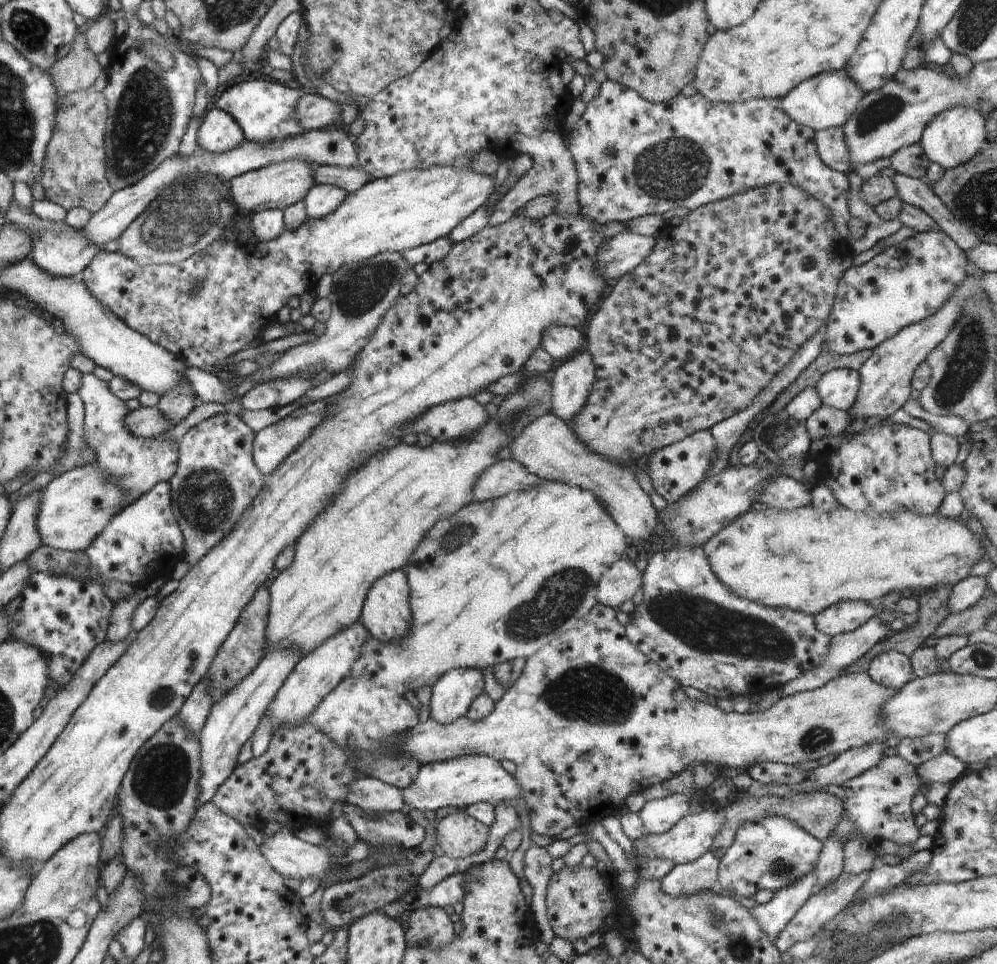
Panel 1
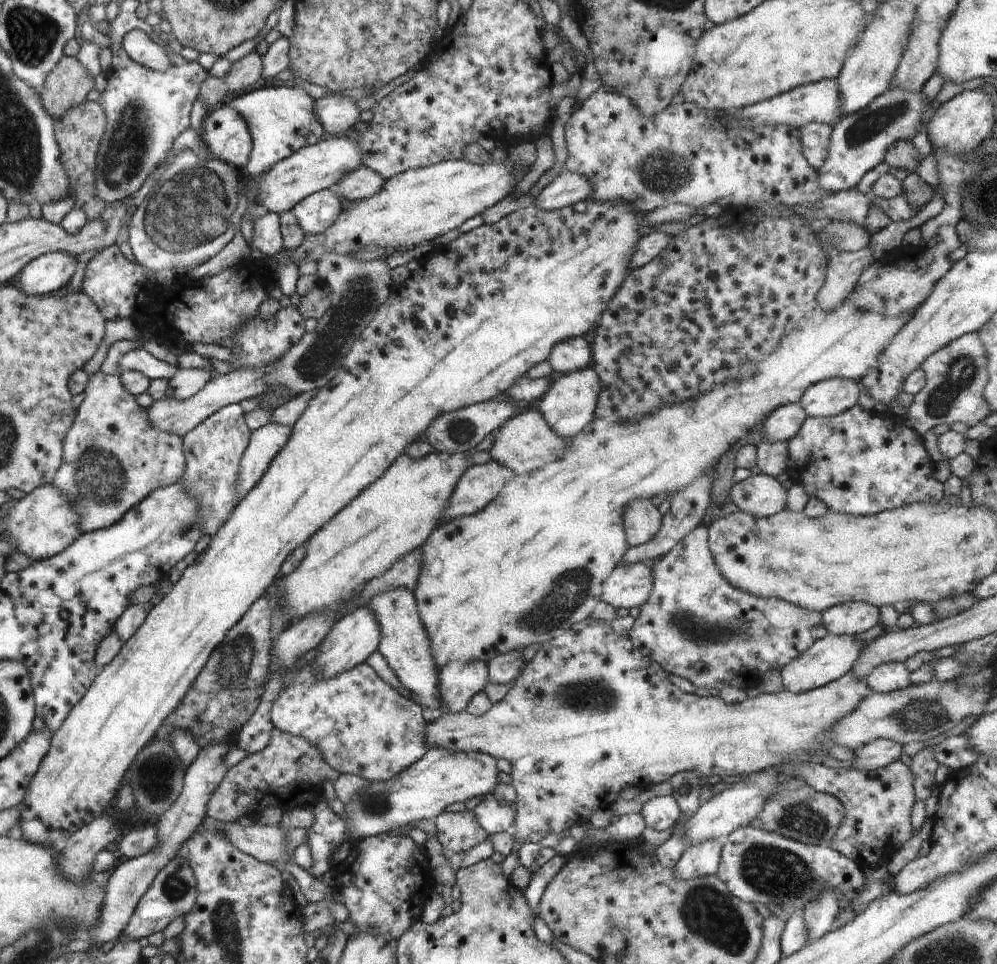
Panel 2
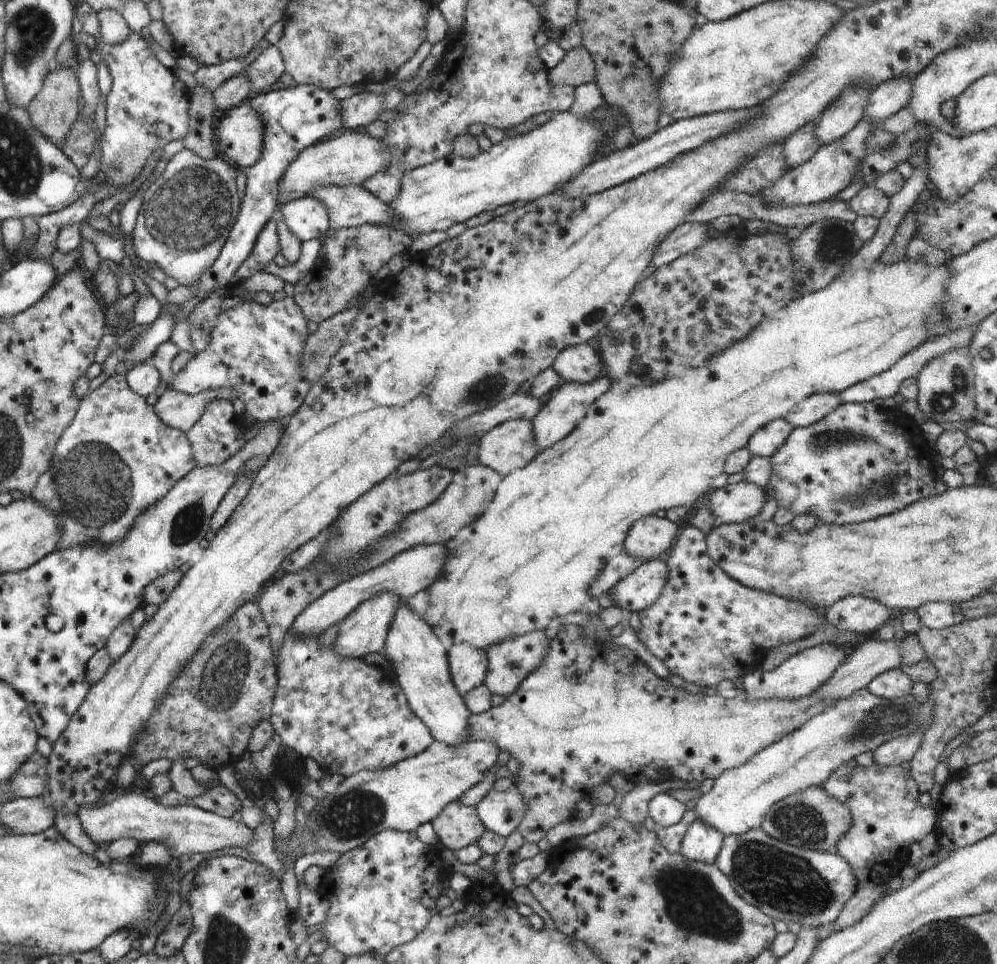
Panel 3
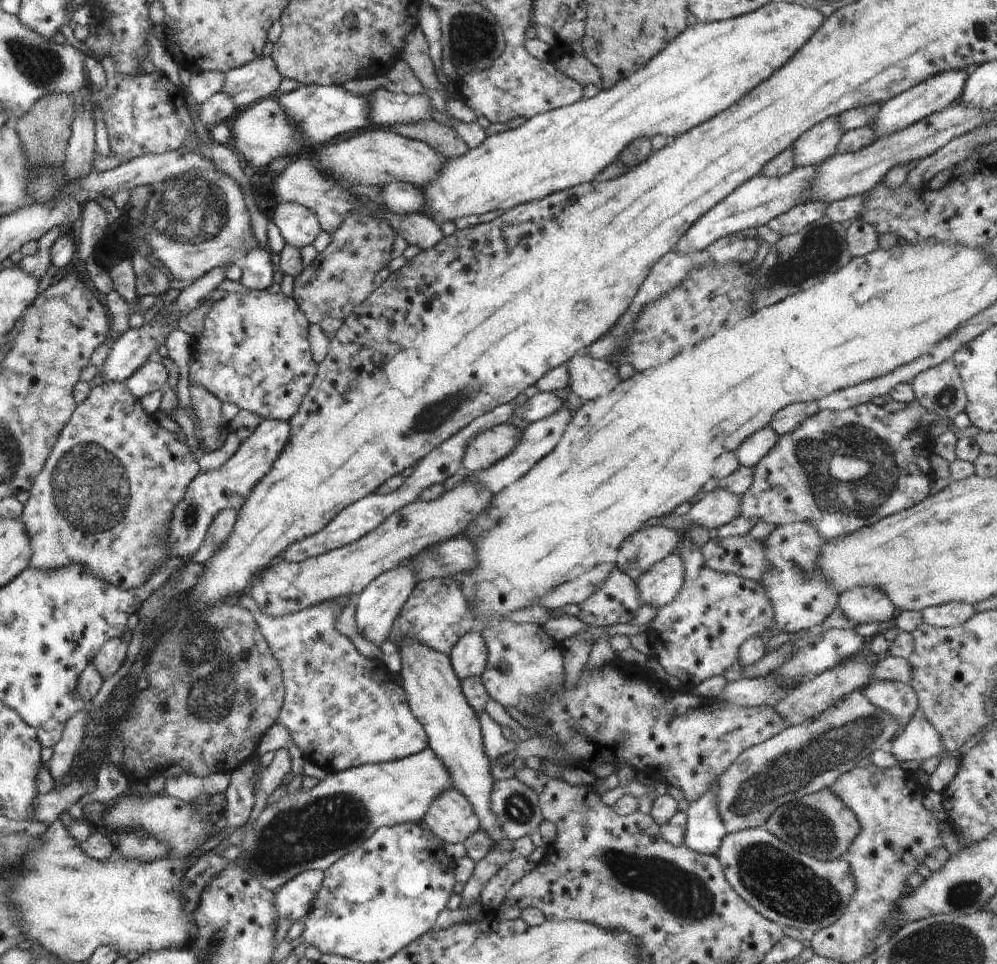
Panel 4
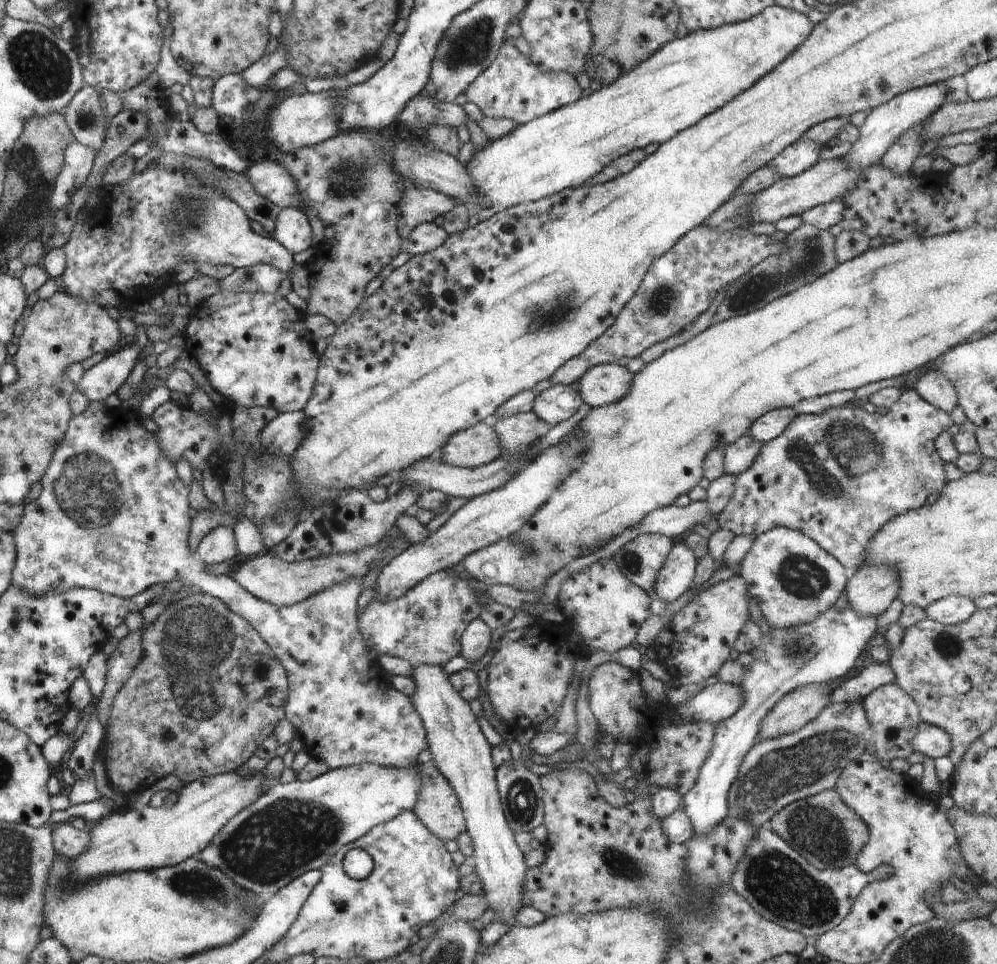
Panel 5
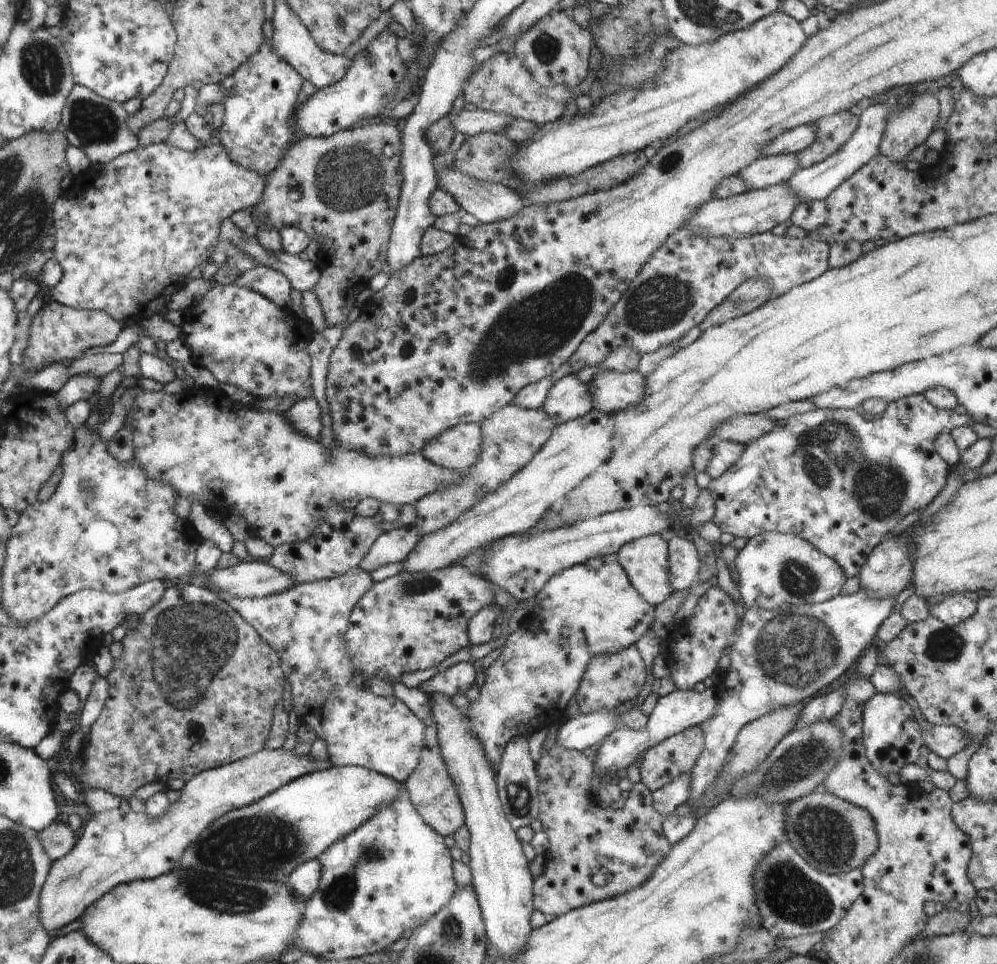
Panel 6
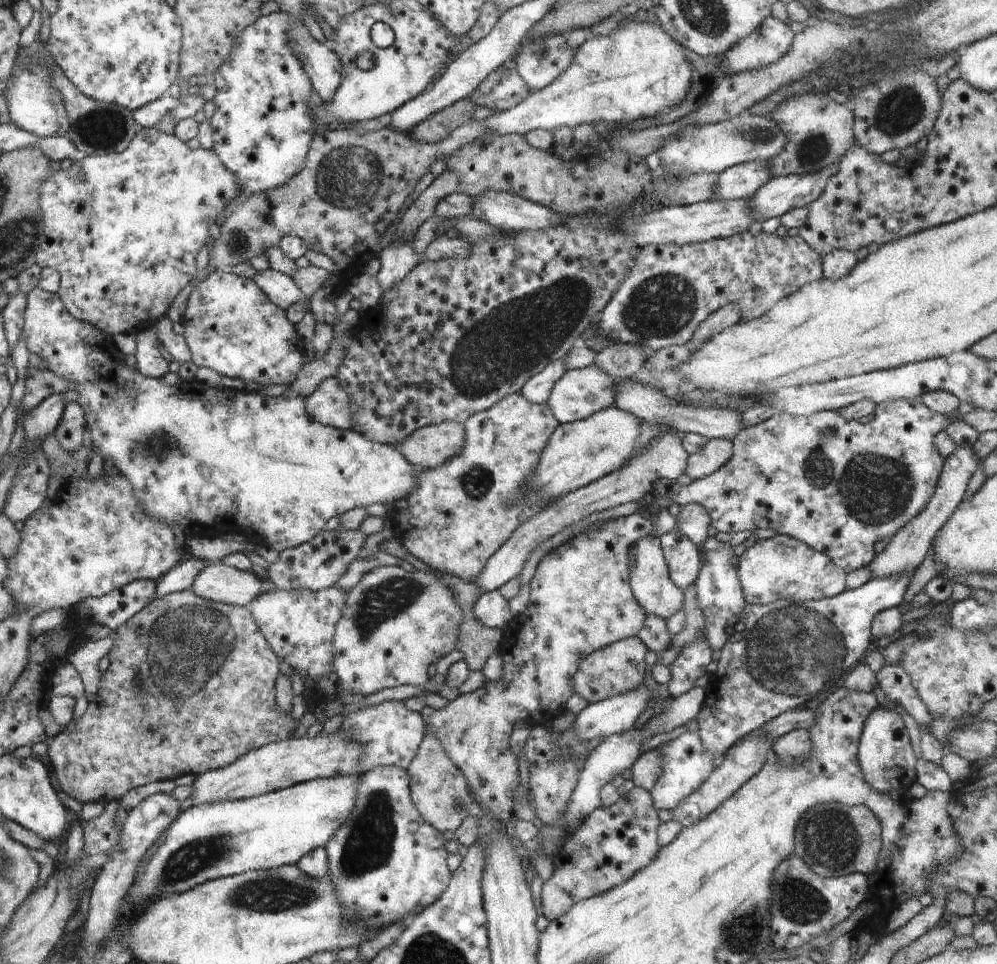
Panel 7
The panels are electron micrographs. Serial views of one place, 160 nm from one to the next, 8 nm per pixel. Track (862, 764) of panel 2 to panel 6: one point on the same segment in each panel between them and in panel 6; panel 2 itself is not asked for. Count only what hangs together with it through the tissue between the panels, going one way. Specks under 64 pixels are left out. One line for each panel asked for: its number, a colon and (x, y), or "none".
3: (893, 752)
4: (919, 740)
5: (932, 741)
6: (944, 740)

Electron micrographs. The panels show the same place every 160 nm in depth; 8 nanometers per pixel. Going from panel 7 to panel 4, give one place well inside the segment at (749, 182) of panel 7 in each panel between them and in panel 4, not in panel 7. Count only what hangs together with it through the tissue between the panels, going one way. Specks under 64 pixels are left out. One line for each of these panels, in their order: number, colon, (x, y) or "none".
4: (820, 142)
5: (804, 153)
6: (769, 170)

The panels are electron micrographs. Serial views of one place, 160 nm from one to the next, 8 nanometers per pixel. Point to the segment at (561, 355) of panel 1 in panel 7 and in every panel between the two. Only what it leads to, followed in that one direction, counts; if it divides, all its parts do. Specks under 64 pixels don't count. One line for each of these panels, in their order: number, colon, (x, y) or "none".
2: (568, 355)
3: (581, 363)
4: (590, 378)
5: (602, 384)
6: (611, 391)
7: (649, 404)

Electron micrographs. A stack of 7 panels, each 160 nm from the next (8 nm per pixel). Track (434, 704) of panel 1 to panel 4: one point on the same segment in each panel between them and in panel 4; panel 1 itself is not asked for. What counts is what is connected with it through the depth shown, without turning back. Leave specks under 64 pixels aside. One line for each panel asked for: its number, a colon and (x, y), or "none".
2: (459, 682)
3: (468, 664)
4: (469, 656)

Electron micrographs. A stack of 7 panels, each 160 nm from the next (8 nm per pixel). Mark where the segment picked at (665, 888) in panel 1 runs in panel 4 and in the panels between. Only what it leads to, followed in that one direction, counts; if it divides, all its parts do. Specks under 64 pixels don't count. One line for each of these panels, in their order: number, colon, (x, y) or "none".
2: (702, 860)
3: (702, 842)
4: (704, 831)

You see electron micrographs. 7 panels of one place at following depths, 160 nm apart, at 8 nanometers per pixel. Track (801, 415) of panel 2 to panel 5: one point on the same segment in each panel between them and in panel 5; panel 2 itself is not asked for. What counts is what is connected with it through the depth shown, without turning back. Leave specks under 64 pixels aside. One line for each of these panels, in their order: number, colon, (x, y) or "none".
3: (765, 441)
4: (750, 452)
5: (739, 456)

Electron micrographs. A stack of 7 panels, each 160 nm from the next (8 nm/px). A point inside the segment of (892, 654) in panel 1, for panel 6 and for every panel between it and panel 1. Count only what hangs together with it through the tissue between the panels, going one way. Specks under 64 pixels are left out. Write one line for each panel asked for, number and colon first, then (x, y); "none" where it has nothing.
2: (889, 676)
3: (894, 683)
4: (899, 699)
5: (894, 716)
6: (891, 735)

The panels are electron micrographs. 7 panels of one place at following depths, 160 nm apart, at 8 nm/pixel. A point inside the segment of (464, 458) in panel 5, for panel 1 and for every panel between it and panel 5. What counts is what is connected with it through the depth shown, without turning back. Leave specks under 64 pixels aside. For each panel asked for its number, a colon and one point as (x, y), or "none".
1: (548, 447)
2: (526, 442)
3: (510, 446)
4: (491, 446)

